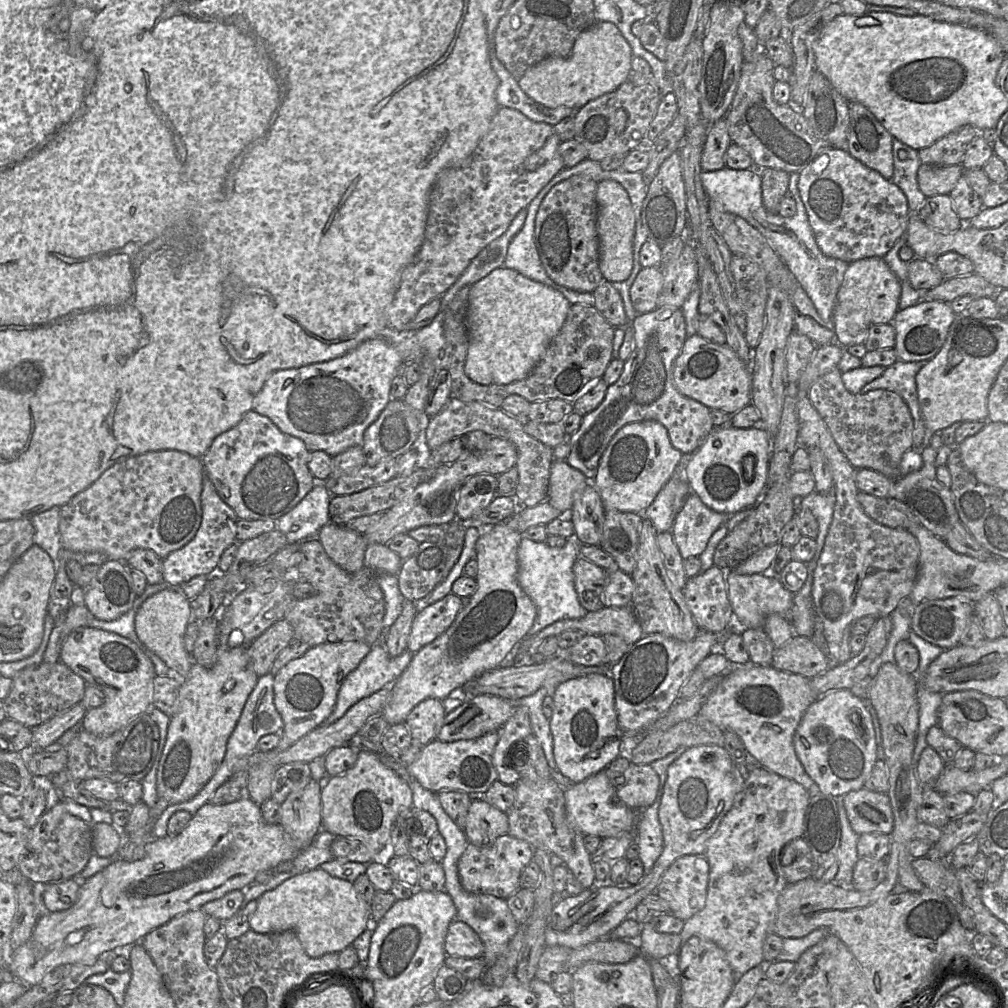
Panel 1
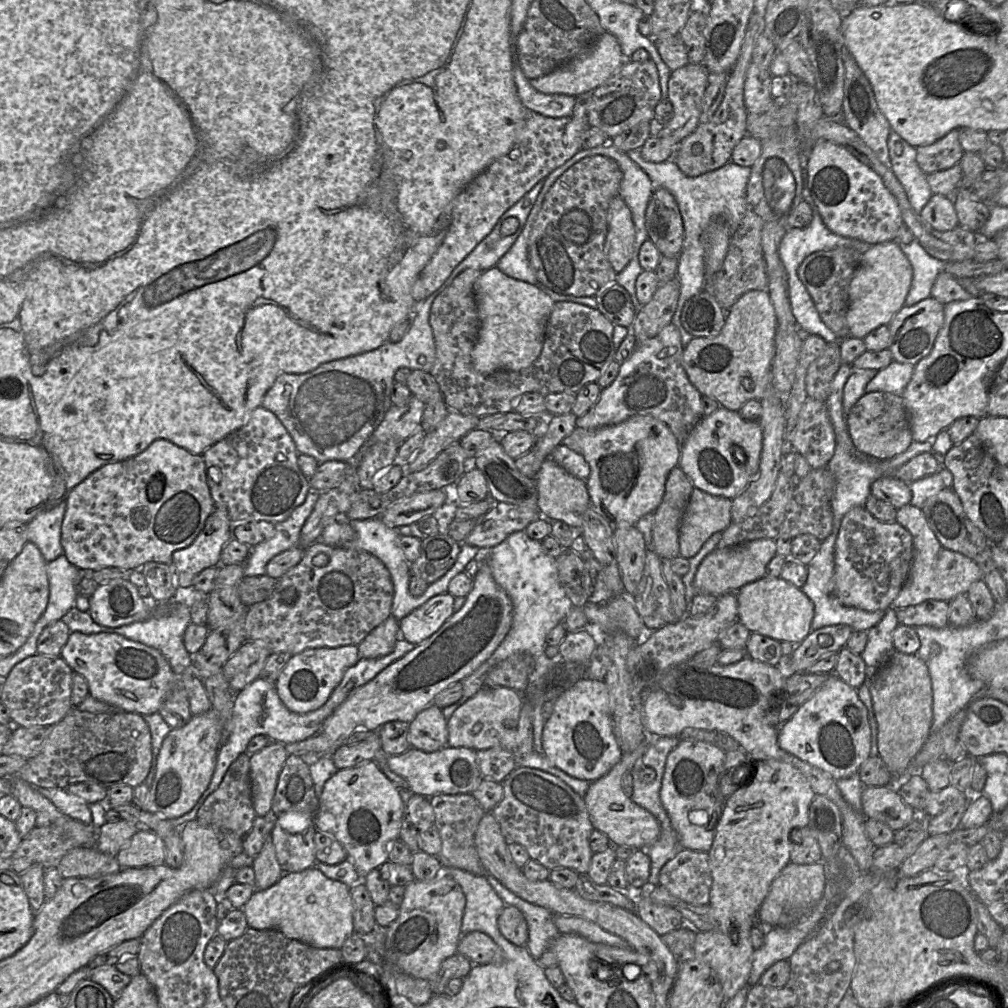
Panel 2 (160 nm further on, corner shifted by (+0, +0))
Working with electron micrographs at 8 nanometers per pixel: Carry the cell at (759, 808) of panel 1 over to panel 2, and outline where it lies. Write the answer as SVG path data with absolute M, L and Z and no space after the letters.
M760 759L754 762L752 778L748 784L740 785L726 799L710 850L709 867L712 875L709 907L715 925L709 931L697 931L691 955L706 963L718 978L724 996L724 1005L747 984L752 967L754 948L750 931L758 921L758 910L764 901L770 885L779 872L790 862L790 833L809 823L809 807L816 796L806 777L789 763L776 759Z

